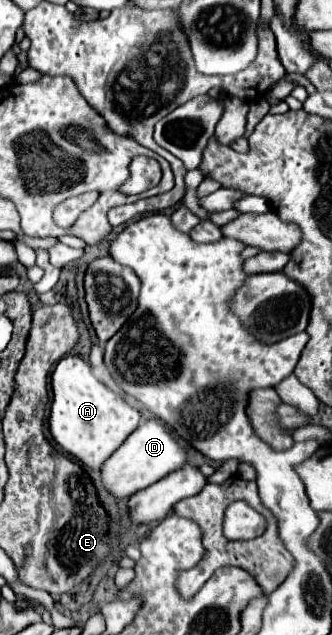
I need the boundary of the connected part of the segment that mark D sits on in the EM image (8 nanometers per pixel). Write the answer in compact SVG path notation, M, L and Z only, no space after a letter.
M149 418L139 428L123 442L121 448L111 454L103 468L103 484L113 492L117 498L127 498L135 494L137 490L143 490L157 482L159 478L167 476L173 470L179 470L187 460L187 450L177 442L177 438L171 434L171 430L159 420L159 418Z

